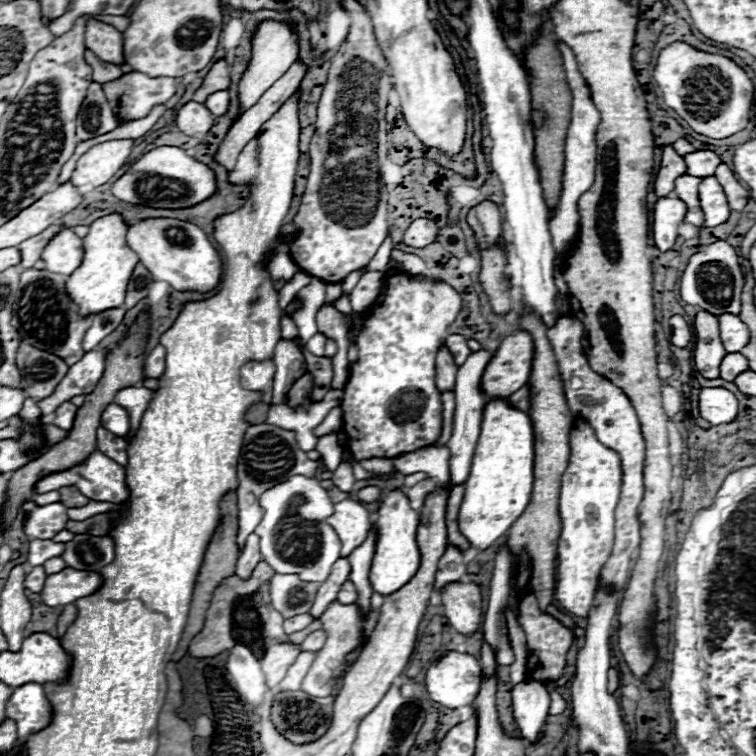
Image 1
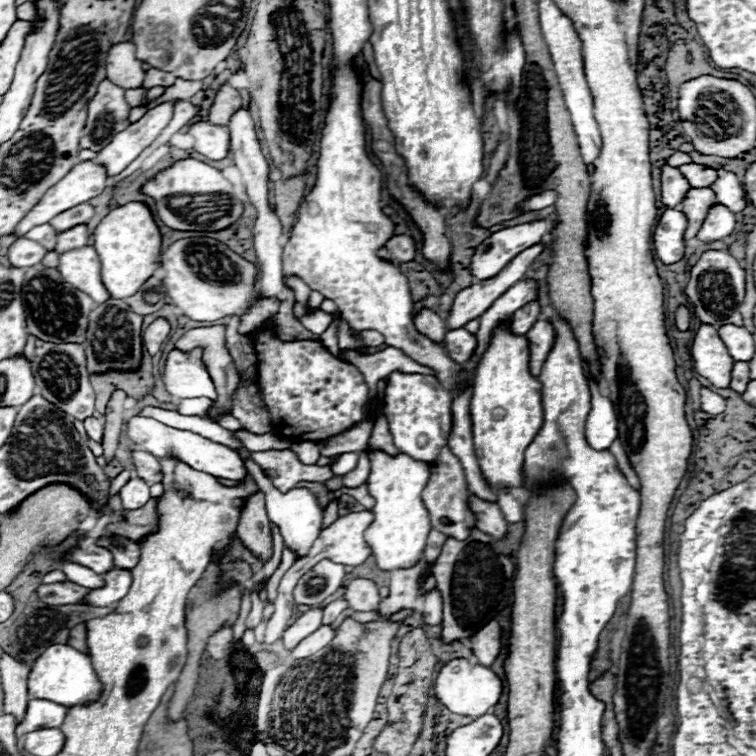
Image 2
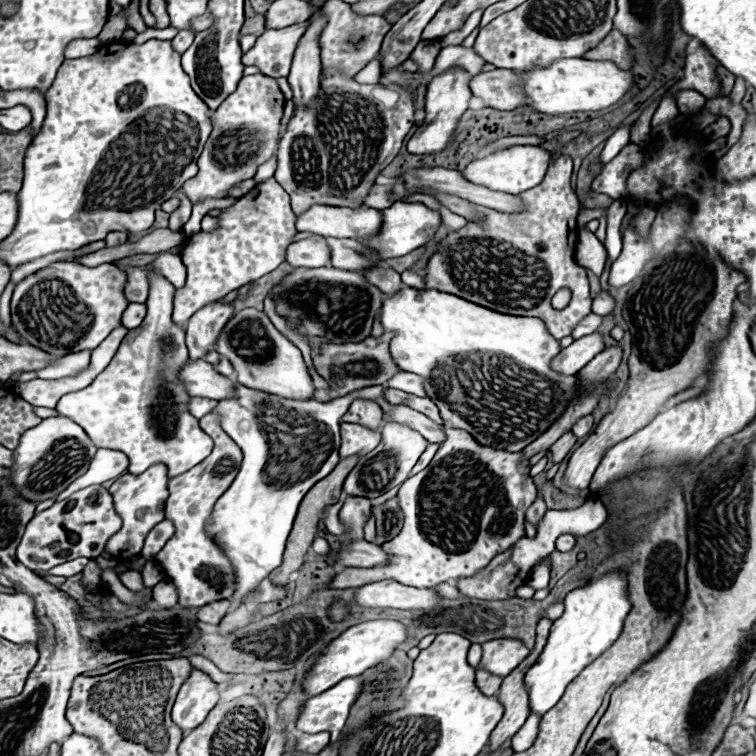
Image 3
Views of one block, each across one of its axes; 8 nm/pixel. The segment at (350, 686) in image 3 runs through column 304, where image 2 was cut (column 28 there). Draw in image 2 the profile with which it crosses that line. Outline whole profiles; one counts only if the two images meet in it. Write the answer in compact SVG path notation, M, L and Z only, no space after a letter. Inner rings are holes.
M30 700L26 706L26 714L22 722L16 726L16 738L22 738L28 732L42 728L60 728L66 716L66 708L62 704L54 704L50 700Z

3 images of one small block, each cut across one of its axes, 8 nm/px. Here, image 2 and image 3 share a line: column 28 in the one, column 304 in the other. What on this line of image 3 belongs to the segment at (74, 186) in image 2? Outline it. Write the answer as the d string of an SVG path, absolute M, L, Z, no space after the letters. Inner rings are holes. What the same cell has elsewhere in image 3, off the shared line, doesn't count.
M314 204L312 208L308 208L308 212L302 212L300 216L296 216L296 228L298 230L308 230L320 236L332 236L332 238L356 238L362 240L366 236L372 236L378 232L382 224L382 214L376 208L368 208L368 206L360 206L358 210L352 208L328 208L326 204Z

